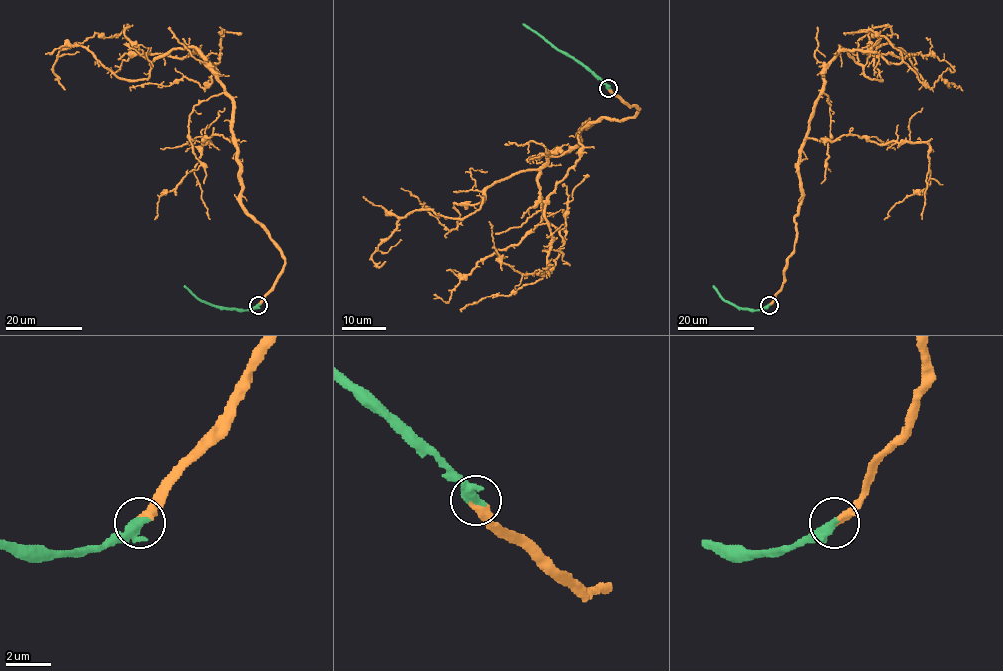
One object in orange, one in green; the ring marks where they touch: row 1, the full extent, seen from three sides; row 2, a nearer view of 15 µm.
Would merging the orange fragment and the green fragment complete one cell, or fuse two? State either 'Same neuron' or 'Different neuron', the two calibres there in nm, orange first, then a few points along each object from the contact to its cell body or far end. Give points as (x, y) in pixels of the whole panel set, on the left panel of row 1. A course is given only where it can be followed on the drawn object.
Same neuron. Thickness 360 nm (orange) against 500 nm. Course of orange: (257, 305), (284, 256), (241, 202), (205, 59), (174, 48), (119, 79), (75, 43), (53, 66), (65, 89). Course of green: (258, 305), (251, 309), (216, 307), (201, 301), (183, 286)

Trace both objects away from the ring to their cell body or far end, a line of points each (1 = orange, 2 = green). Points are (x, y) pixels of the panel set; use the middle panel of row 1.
1: (607, 88), (633, 117), (586, 123), (570, 150), (493, 182), (462, 218), (414, 209), (371, 255), (386, 261)
2: (609, 88), (522, 24)

